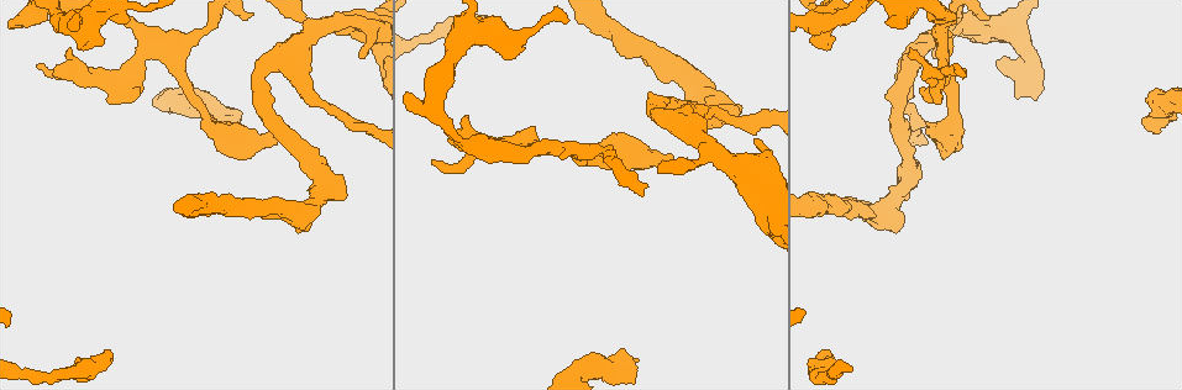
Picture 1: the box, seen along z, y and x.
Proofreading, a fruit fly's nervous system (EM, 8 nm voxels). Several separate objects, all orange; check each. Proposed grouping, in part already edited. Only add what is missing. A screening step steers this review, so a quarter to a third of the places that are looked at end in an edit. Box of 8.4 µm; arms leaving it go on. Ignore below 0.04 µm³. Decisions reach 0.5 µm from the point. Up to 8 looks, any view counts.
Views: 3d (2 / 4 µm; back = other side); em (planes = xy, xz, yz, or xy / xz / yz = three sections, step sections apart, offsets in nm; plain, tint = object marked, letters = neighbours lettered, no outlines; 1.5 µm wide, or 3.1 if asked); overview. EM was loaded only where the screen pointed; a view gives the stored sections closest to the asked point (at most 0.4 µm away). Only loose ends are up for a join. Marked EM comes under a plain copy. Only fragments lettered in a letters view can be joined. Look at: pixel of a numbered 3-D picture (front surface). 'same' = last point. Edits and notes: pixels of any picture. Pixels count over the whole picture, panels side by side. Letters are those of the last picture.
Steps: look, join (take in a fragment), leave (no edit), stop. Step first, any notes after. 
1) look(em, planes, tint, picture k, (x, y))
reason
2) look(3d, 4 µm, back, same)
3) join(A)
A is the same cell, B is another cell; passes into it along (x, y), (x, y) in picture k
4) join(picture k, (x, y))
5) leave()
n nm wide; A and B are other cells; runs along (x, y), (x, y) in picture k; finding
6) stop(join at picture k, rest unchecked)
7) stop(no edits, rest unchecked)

look(em, planes, letters, picture 1, (361, 55))

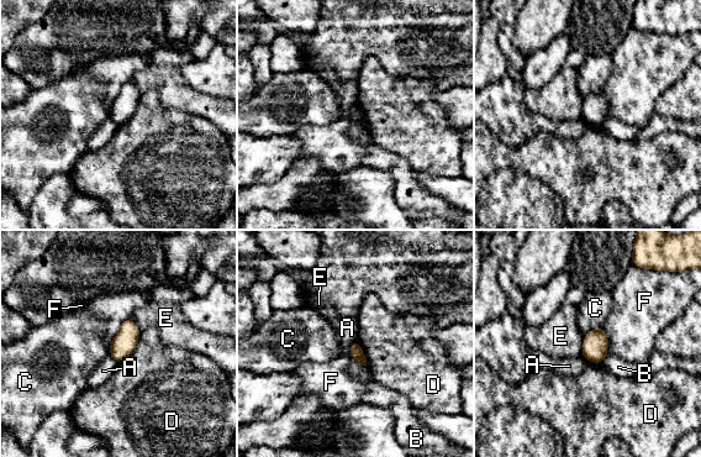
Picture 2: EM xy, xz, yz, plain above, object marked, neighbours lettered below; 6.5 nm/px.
leave()
A, B, C, D, E and F are other cells; border along (601, 326), (607, 339), (607, 355) in picture 2; none of them fits

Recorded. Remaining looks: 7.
look(em, planes, tint, picture 1, (273, 141))
an open end

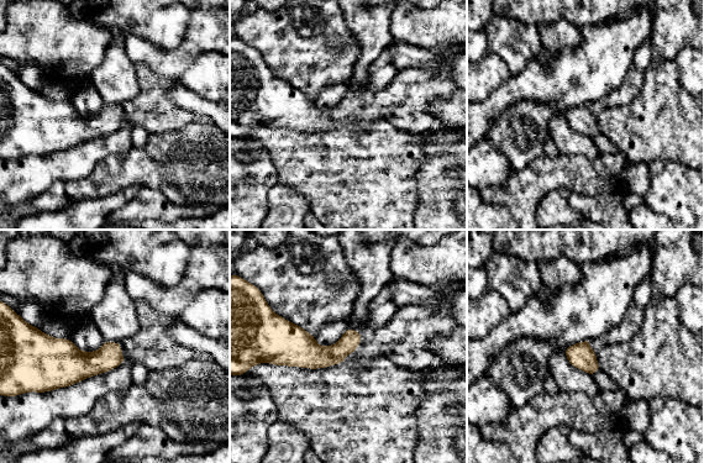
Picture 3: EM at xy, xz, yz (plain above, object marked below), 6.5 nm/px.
look(em, planes, letters, same)

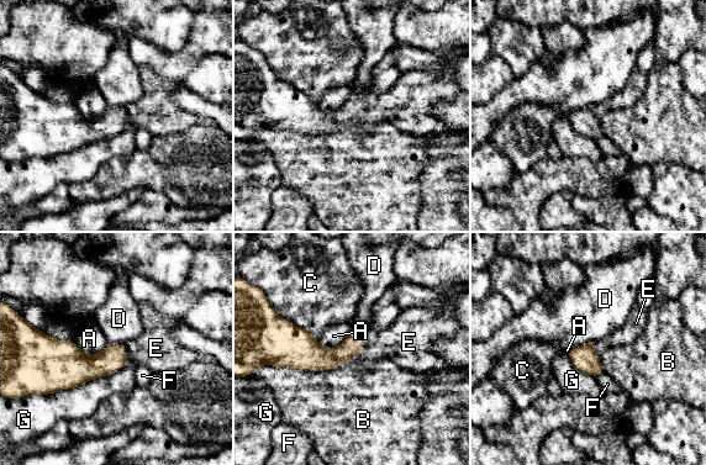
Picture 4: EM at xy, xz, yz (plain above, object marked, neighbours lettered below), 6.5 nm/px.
join(E)
E is the same cell, A, B, C, D, F and G are other cells; passes into it along (322, 358), (359, 350), (396, 342) in picture 4; the neuron continues

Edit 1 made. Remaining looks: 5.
look(3d, 2 µm, picture 1, (830, 351))

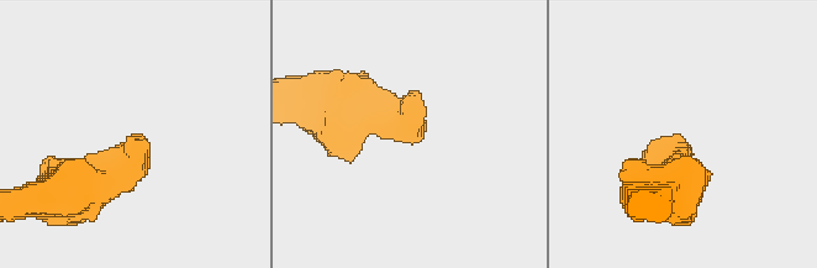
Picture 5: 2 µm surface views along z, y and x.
look(em, xz, step 4, tint, picture 5, (135, 136))

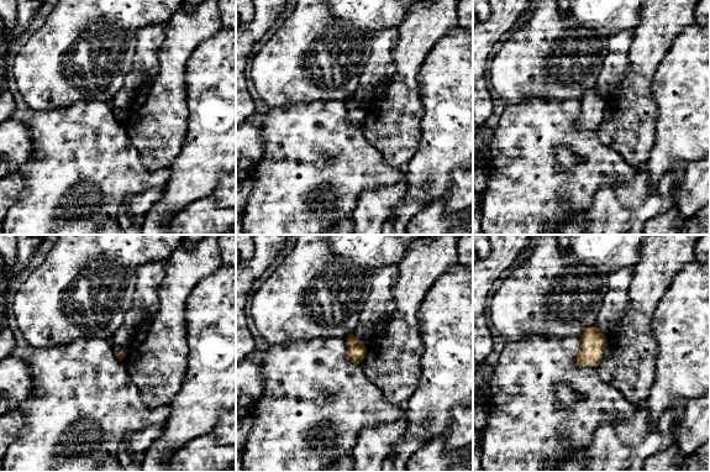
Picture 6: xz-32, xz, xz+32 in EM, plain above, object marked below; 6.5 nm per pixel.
look(em, xz, step 4, letters, same)
see the neighbours

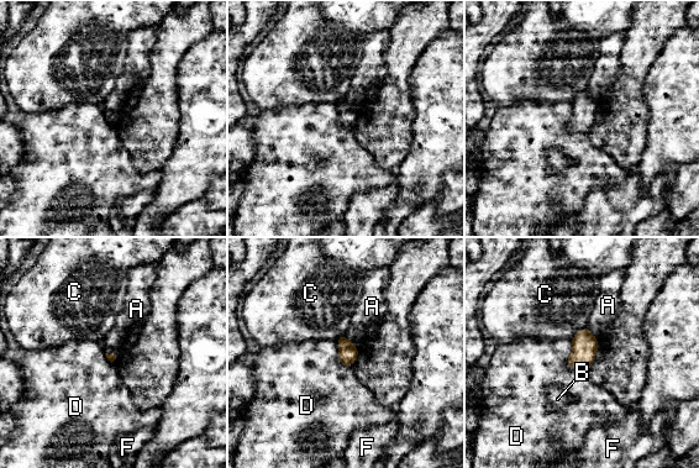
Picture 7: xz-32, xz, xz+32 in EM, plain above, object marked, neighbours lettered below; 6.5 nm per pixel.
leave()
D touches over 240 nm; A, B, C, D and F are other cells; no lettered fragment goes on from it

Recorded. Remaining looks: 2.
stop(join at picture 4, rest unchecked)

